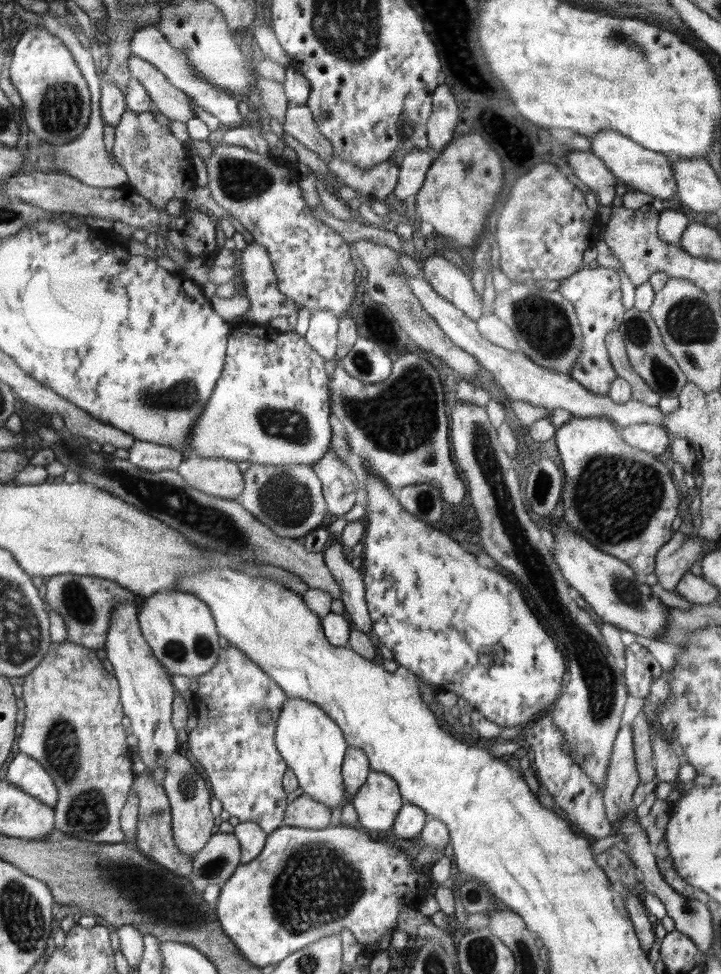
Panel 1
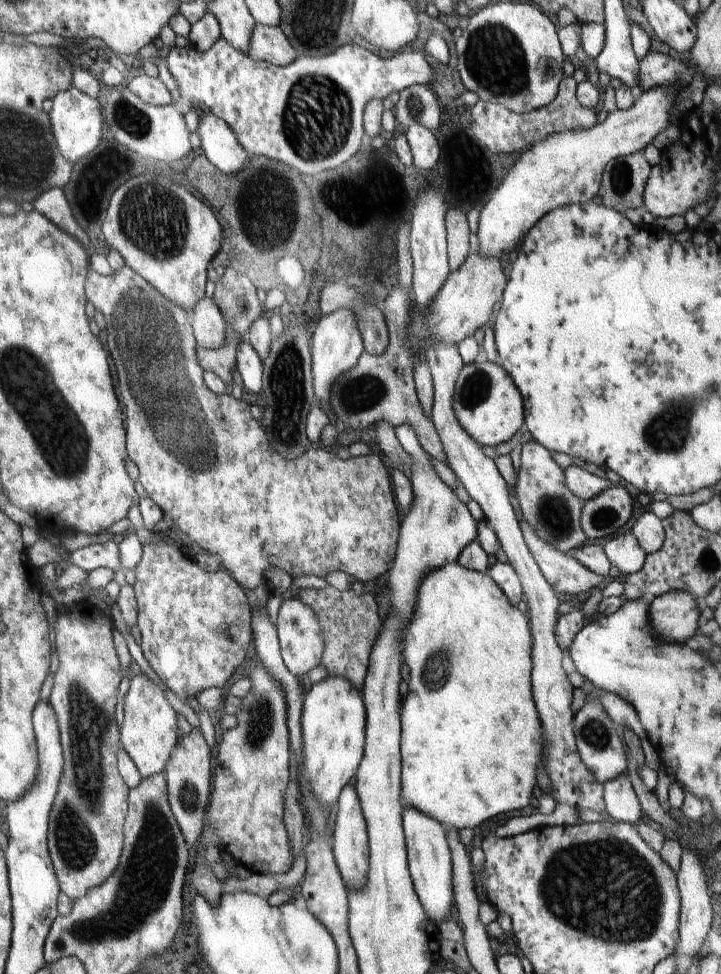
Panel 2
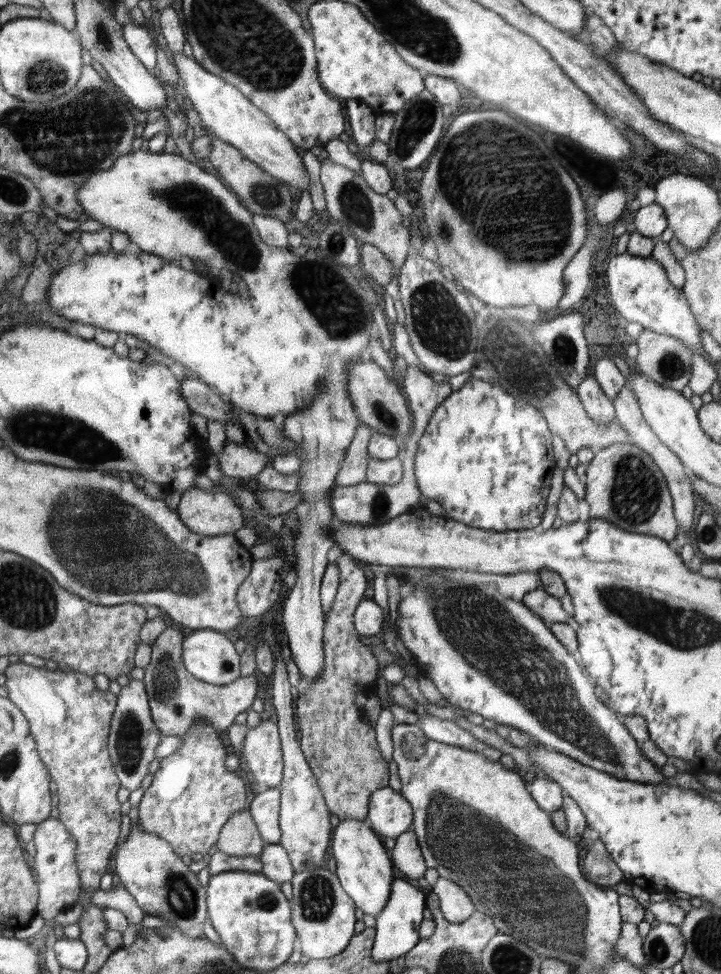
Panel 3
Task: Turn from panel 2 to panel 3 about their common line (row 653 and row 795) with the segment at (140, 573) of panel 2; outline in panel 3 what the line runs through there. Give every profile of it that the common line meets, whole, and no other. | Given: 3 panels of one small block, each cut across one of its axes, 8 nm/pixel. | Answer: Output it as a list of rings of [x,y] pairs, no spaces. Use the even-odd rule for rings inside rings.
[[[196,721],[192,730],[181,736],[182,745],[160,761],[160,768],[154,774],[154,780],[142,796],[138,806],[139,822],[145,832],[158,836],[164,840],[172,851],[180,856],[200,853],[206,855],[212,846],[217,844],[222,827],[230,816],[248,808],[246,802],[246,784],[236,772],[226,768],[226,756],[231,749],[225,748],[220,739],[220,732],[216,731],[206,721]]]

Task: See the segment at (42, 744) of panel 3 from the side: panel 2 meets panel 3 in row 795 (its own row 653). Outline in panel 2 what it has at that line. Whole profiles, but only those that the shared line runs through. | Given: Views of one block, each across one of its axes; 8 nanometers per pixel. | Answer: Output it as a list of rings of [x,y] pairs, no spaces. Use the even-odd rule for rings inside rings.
[[[84,601],[70,607],[58,608],[56,622],[54,622],[54,632],[56,633],[56,648],[60,665],[56,676],[54,676],[54,688],[47,700],[54,710],[60,732],[61,748],[63,749],[63,772],[57,789],[56,799],[54,800],[49,815],[48,830],[48,849],[53,863],[53,870],[57,877],[59,891],[63,891],[73,902],[84,897],[90,888],[101,886],[116,871],[120,856],[123,850],[123,823],[128,809],[129,789],[121,778],[117,768],[117,753],[121,749],[120,730],[115,720],[115,707],[117,703],[117,693],[122,682],[121,669],[119,666],[116,646],[114,645],[115,636],[113,635],[113,618],[101,612],[95,605]]]

